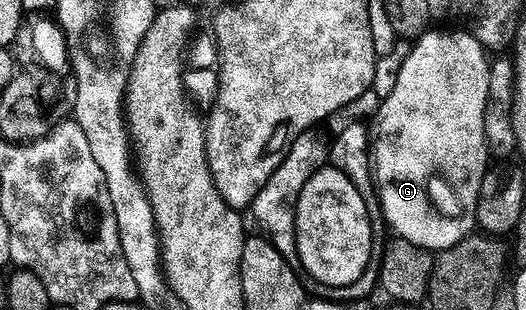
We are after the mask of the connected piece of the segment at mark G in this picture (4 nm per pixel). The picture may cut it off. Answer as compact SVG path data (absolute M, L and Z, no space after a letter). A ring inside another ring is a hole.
M429 30L422 33L411 45L408 57L400 64L400 69L396 72L396 81L392 84L392 89L383 93L380 109L377 110L374 123L374 143L370 152L374 157L374 183L380 197L380 208L384 211L384 222L389 229L392 228L397 237L406 242L414 242L414 246L422 246L429 250L443 250L454 246L463 236L469 236L477 227L476 207L480 197L480 187L482 178L490 167L490 157L487 146L483 140L482 120L483 111L486 109L487 78L490 63L489 53L484 47L472 37L471 34L463 30L448 30L452 32L435 32Z

